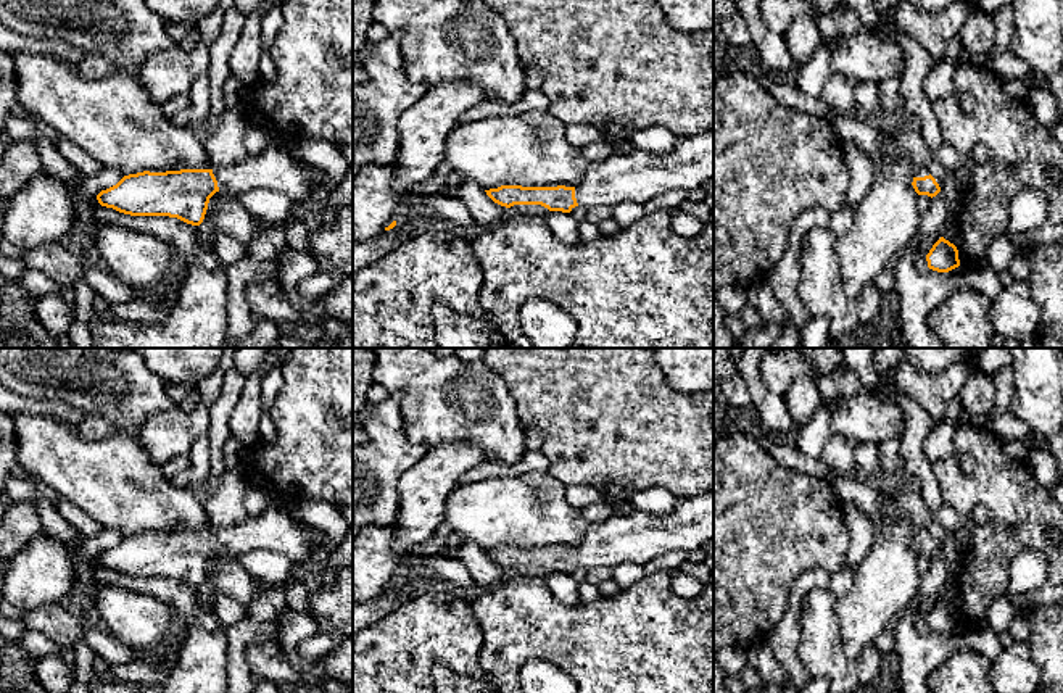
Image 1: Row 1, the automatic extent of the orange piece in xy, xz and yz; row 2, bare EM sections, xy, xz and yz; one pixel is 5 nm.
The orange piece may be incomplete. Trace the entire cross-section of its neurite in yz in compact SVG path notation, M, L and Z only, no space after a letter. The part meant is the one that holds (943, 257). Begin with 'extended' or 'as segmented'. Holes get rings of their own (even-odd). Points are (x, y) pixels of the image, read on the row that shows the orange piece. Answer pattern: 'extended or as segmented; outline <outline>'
as segmented; outline M941 237L926 255L928 268L937 272L949 272L960 266L958 250Z

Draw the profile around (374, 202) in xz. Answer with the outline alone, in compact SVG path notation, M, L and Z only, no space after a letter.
M372 163L353 177L353 242L383 232L398 206L393 190L393 164Z

